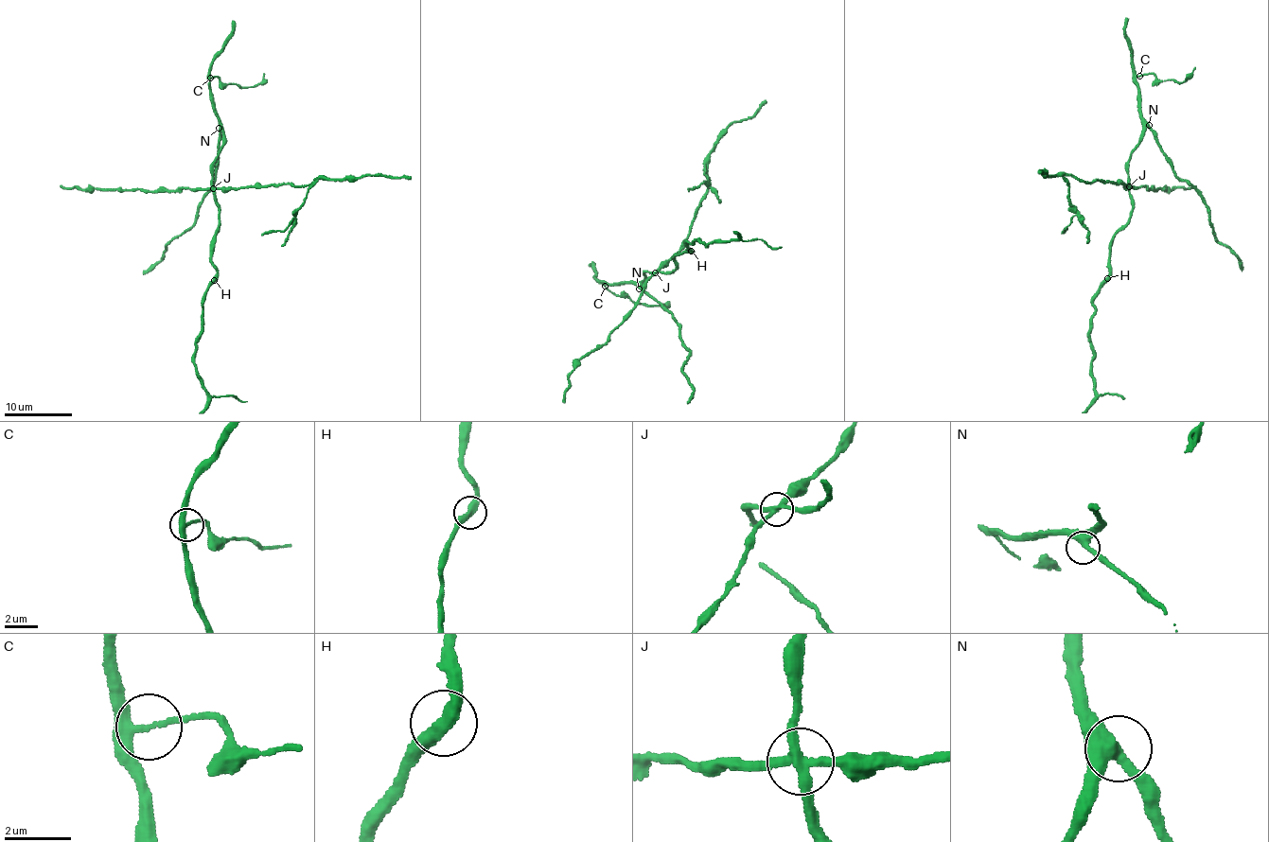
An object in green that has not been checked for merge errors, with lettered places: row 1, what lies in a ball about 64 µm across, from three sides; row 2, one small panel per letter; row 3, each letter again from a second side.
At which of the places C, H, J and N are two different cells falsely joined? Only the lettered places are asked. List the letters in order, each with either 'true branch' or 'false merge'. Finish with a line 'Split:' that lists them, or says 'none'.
C: false merge
H: true branch
J: false merge
N: true branch
Split: C, J

